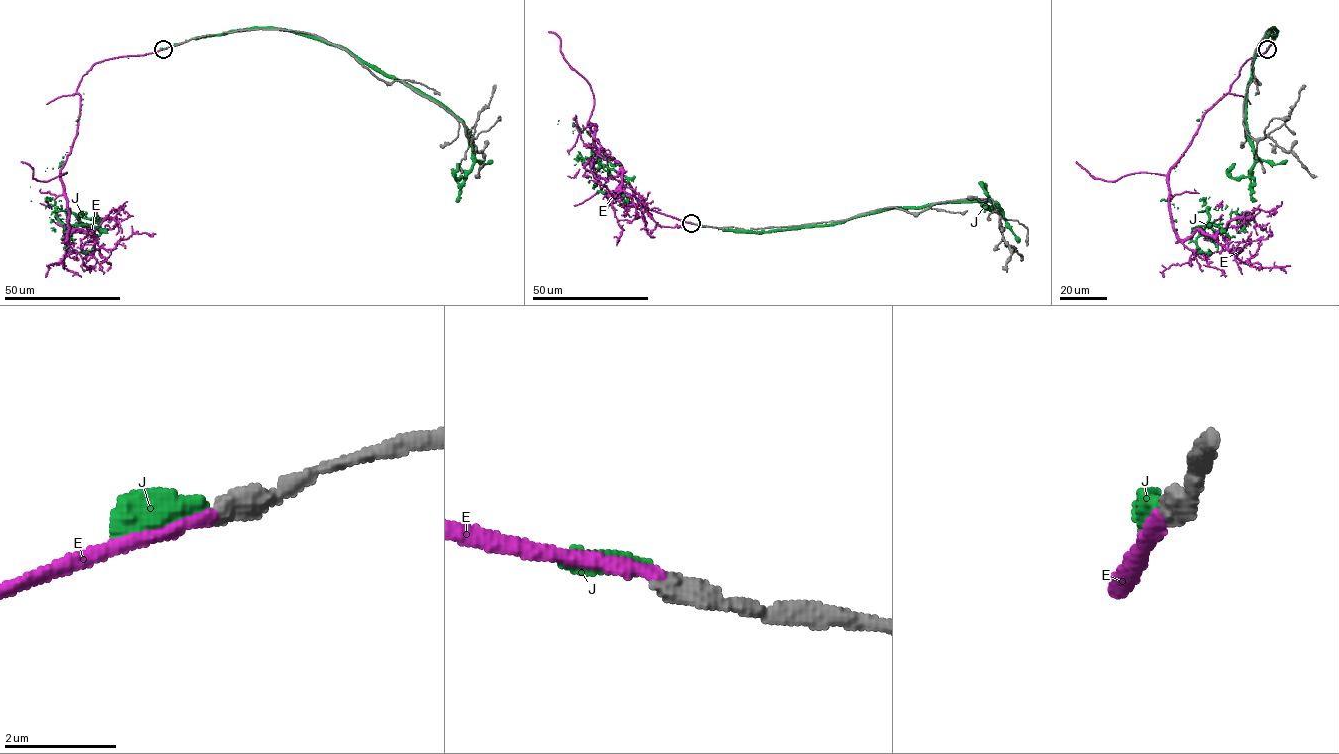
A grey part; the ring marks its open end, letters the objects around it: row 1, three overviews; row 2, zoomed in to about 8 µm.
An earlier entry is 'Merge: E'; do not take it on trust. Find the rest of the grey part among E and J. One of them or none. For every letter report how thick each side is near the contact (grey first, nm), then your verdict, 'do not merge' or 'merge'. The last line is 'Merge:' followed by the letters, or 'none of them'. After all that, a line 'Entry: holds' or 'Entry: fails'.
E: 440/200 nm | merge
J: 440/320 nm | do not merge
Merge: E
Entry: holds

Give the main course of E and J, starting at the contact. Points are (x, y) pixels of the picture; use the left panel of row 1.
E: (164, 49), (97, 62), (82, 77), (77, 134), (60, 169), (66, 240), (83, 229), (106, 250), (155, 233)
J: (164, 49), (86, 74), (67, 152), (45, 171), (53, 229), (101, 232), (79, 222)

